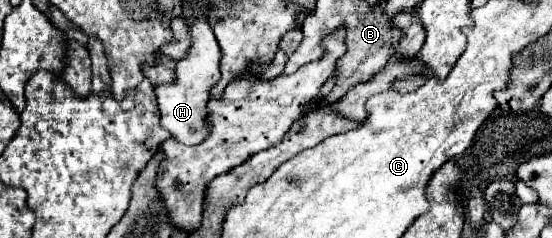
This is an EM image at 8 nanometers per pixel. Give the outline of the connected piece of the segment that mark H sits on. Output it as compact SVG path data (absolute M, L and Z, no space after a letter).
M200 18L189 25L191 45L183 59L175 63L175 81L167 85L157 85L155 95L161 111L161 125L181 143L195 145L207 137L205 129L205 115L207 115L207 101L209 89L219 81L219 59L221 51L217 51L217 41L206 18Z

